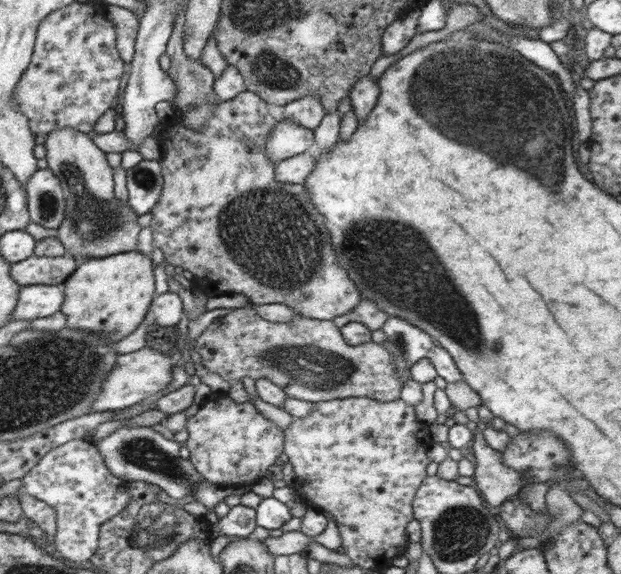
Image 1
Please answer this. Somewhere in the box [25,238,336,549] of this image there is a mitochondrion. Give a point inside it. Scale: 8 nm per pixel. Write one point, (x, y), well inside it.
(143, 452)

